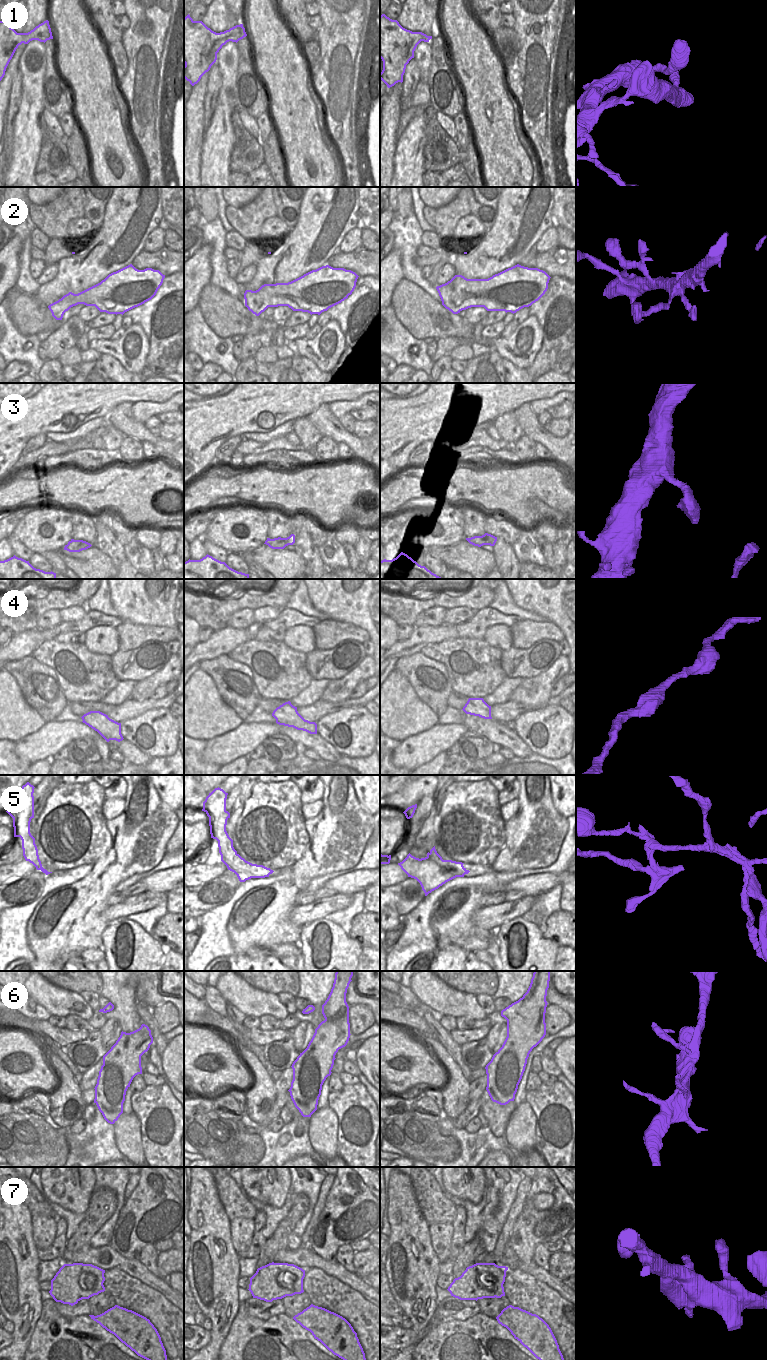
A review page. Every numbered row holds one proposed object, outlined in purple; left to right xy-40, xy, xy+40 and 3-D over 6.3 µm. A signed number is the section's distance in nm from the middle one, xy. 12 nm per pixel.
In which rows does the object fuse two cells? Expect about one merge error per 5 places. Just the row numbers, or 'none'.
5

